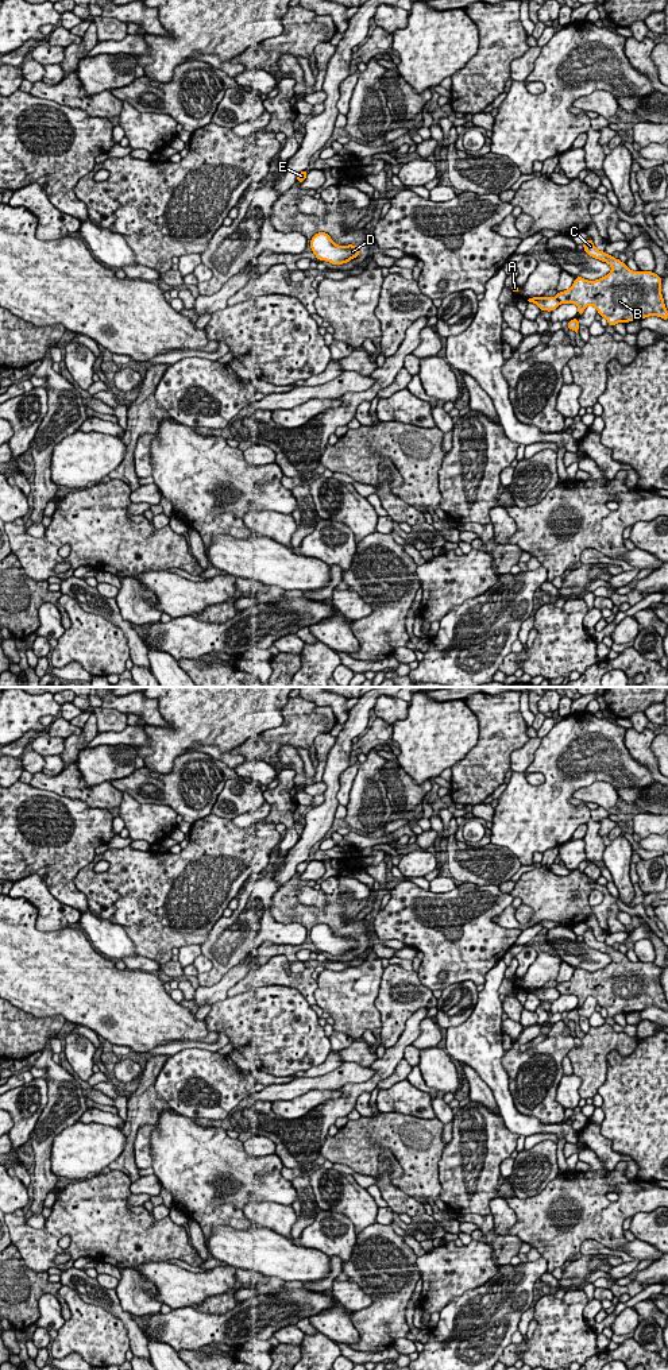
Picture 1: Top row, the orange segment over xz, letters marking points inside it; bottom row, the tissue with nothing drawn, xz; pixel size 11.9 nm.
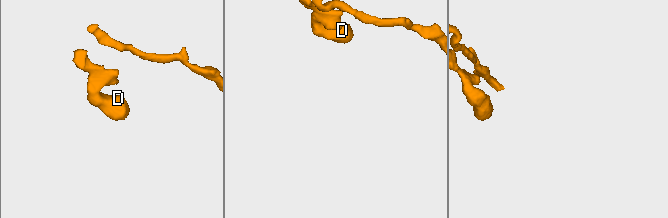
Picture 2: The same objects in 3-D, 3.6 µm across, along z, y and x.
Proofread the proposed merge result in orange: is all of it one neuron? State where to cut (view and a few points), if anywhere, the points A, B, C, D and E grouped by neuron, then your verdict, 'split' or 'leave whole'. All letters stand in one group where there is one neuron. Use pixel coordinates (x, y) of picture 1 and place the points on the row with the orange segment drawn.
cut in xz along (555, 297), (560, 303); A D E / B C; split

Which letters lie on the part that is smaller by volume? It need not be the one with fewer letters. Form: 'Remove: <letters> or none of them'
Remove: B, C

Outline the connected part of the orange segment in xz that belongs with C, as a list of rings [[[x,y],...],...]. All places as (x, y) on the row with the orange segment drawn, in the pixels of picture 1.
[[[592,239],[583,243],[584,251],[611,266],[611,271],[596,281],[576,277],[568,290],[559,292],[560,304],[575,304],[579,316],[588,305],[607,320],[609,325],[659,316],[668,320],[661,294],[661,277],[653,271],[632,271],[626,263],[595,248]]]

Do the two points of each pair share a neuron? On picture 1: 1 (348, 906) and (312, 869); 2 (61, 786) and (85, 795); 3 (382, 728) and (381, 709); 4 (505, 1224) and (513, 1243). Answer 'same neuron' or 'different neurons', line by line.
1: different neurons
2: same neuron
3: different neurons
4: different neurons

